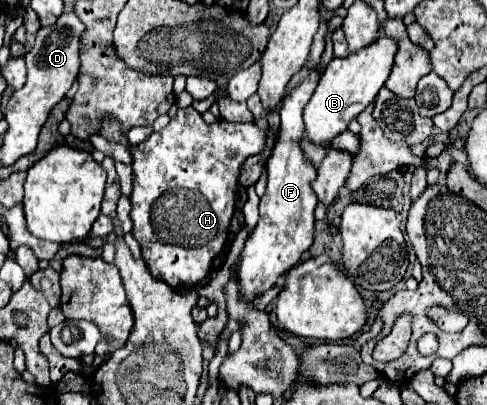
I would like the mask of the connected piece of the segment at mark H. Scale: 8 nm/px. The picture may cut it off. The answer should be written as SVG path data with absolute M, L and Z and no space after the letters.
M194 107L178 109L178 115L168 123L160 133L152 133L144 143L132 145L120 129L120 121L110 115L102 117L100 135L112 143L122 143L132 153L132 171L134 171L134 187L132 187L132 211L130 219L134 223L132 235L142 245L144 259L148 261L150 273L168 283L174 289L192 287L200 283L210 267L212 259L222 251L230 219L236 207L236 191L238 191L238 173L242 163L250 157L262 153L266 149L266 133L260 131L254 123L228 123L224 119L216 123L206 123L202 115Z

